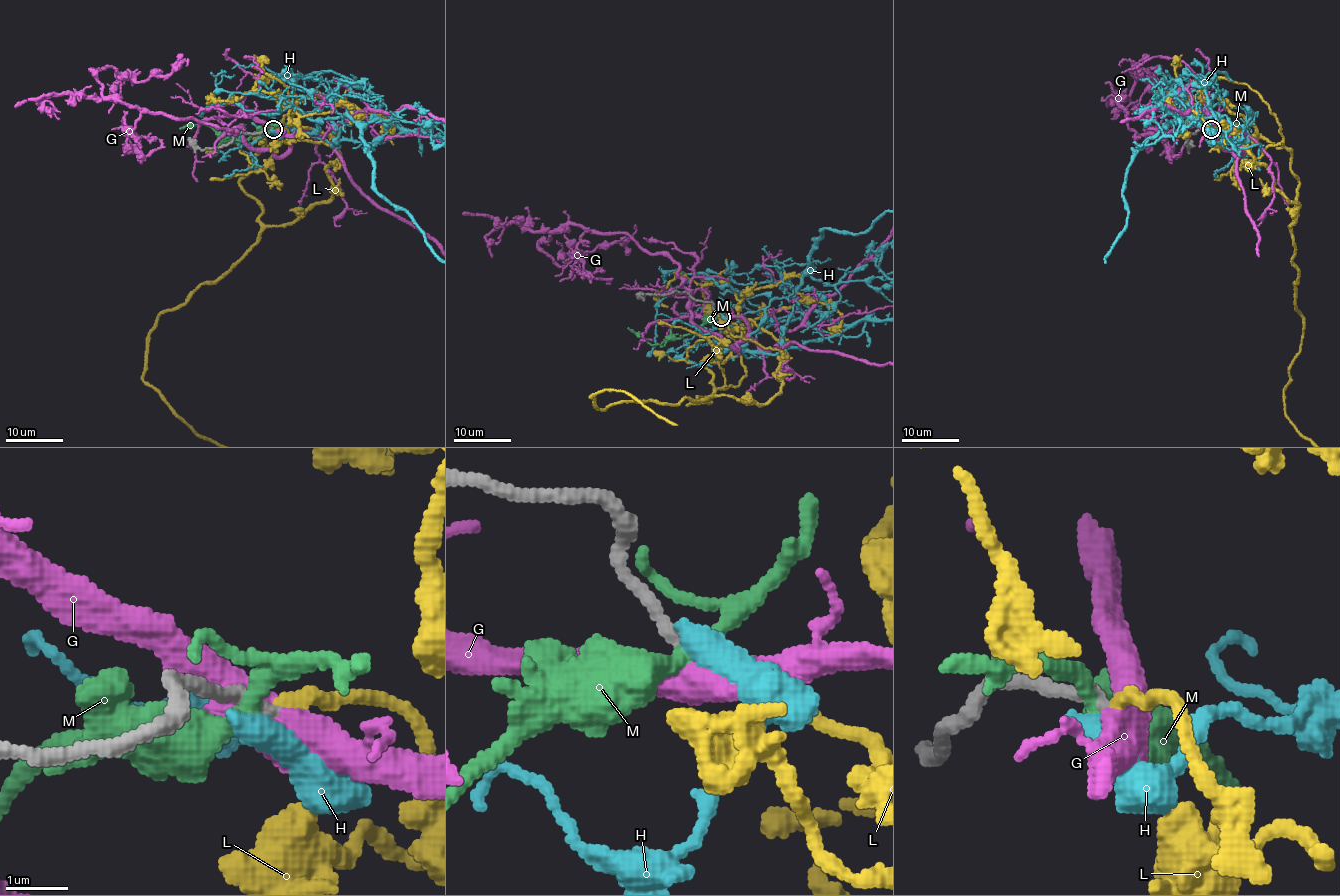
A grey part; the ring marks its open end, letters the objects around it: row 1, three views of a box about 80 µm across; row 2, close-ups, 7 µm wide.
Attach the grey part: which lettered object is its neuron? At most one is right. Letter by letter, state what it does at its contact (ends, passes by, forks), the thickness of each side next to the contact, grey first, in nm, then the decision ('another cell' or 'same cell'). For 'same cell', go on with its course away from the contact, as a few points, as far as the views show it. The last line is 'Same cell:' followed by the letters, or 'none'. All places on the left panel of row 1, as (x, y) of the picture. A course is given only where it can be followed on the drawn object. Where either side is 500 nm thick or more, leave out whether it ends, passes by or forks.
G: calibres 240 and 550 nm; another cell
H: calibres 220 and 500 nm; another cell
L: it ends; calibres 200 and 220 nm; same cell
M: it forks; calibres 240 and 240 nm; another cell
Same cell: L

